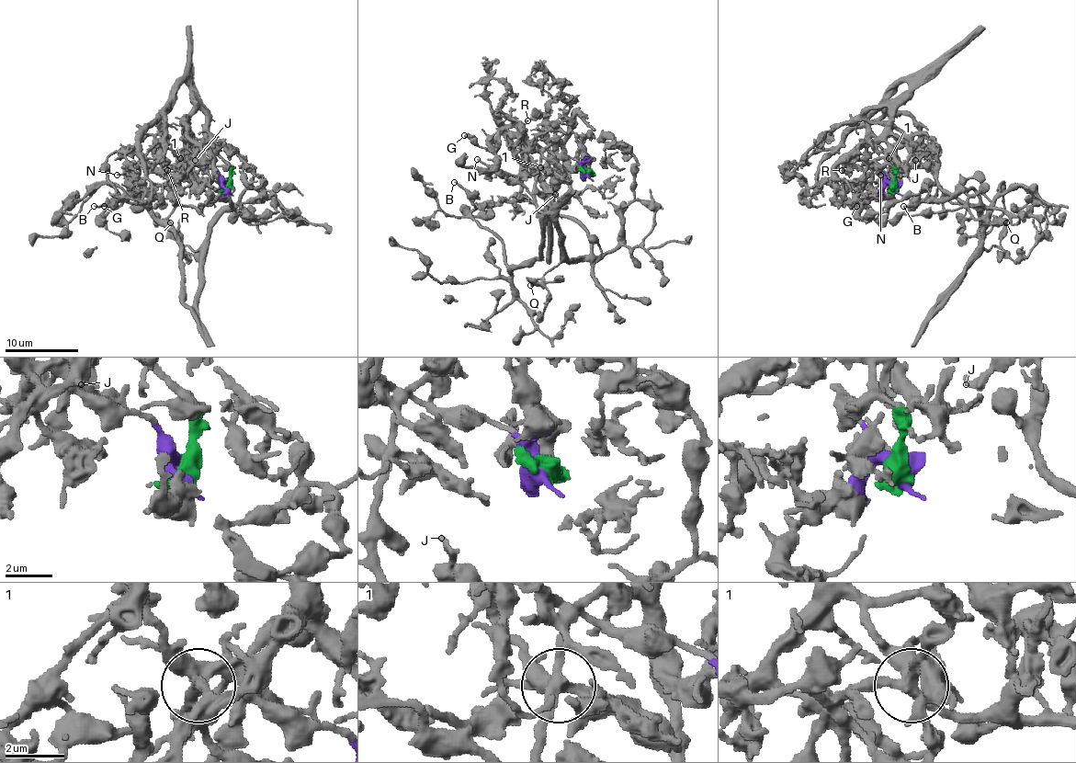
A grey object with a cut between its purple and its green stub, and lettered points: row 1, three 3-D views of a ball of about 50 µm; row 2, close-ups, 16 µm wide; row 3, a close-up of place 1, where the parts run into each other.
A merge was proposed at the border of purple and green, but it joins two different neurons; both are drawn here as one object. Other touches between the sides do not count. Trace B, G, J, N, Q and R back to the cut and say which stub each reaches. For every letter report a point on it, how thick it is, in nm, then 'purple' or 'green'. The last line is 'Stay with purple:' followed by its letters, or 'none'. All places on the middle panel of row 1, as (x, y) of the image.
B: at (454, 182); 190 nm thick; purple
G: at (464, 135); 420 nm thick; green
J: at (555, 194); 220 nm thick; green
N: at (477, 159); 170 nm thick; green
Q: at (530, 285); 300 nm thick; purple
R: at (527, 120); 220 nm thick; green
Stay with purple: B, Q

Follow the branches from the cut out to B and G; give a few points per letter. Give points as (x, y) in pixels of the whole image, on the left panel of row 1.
B: (226, 186), (213, 169), (175, 165), (230, 200), (191, 306), (178, 239), (110, 184), (114, 195), (95, 206)
G: (226, 186), (230, 164), (182, 82), (165, 149), (103, 206)

